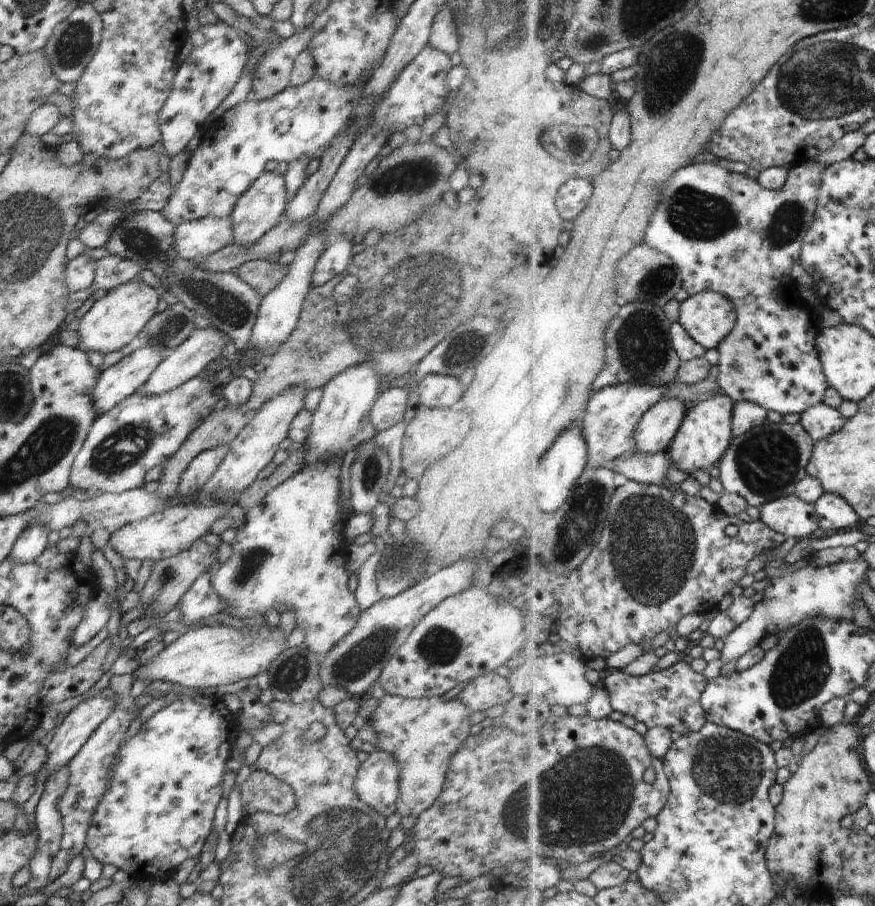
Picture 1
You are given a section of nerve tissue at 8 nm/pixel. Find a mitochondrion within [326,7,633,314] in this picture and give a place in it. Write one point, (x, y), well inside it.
(421, 173)

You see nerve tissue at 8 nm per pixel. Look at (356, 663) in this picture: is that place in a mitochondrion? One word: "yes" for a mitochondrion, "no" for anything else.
yes

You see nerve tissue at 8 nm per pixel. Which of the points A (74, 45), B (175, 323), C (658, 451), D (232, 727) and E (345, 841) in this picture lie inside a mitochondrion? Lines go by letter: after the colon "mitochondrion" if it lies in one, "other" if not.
A: mitochondrion
B: mitochondrion
C: other
D: other
E: mitochondrion

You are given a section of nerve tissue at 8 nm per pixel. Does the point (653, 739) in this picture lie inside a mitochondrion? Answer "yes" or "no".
no

